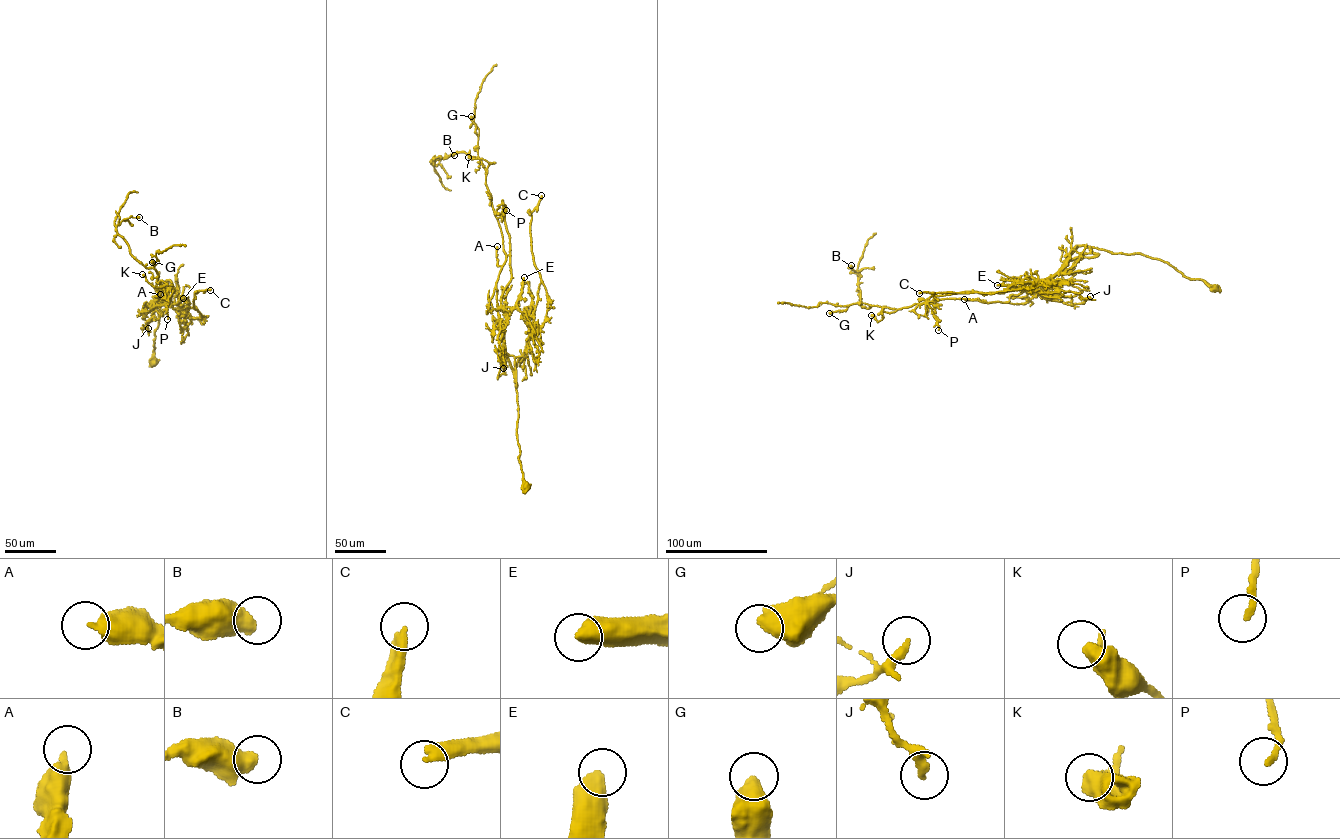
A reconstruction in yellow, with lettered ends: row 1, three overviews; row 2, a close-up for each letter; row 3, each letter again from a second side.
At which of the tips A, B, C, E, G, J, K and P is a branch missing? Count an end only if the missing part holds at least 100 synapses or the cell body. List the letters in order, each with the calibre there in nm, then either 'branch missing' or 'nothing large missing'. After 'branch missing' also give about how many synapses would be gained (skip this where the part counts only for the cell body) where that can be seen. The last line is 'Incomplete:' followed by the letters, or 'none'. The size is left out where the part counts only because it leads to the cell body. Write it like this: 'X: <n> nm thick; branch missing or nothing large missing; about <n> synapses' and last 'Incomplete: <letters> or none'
A: 420 nm thick; nothing large missing
B: 600 nm thick; nothing large missing
C: 360 nm thick; branch missing; about 450 synapses
E: 550 nm thick; branch missing; about 450 synapses
G: 600 nm thick; nothing large missing
J: 280 nm thick; nothing large missing
K: 400 nm thick; nothing large missing
P: 200 nm thick; nothing large missing
Incomplete: C, E

